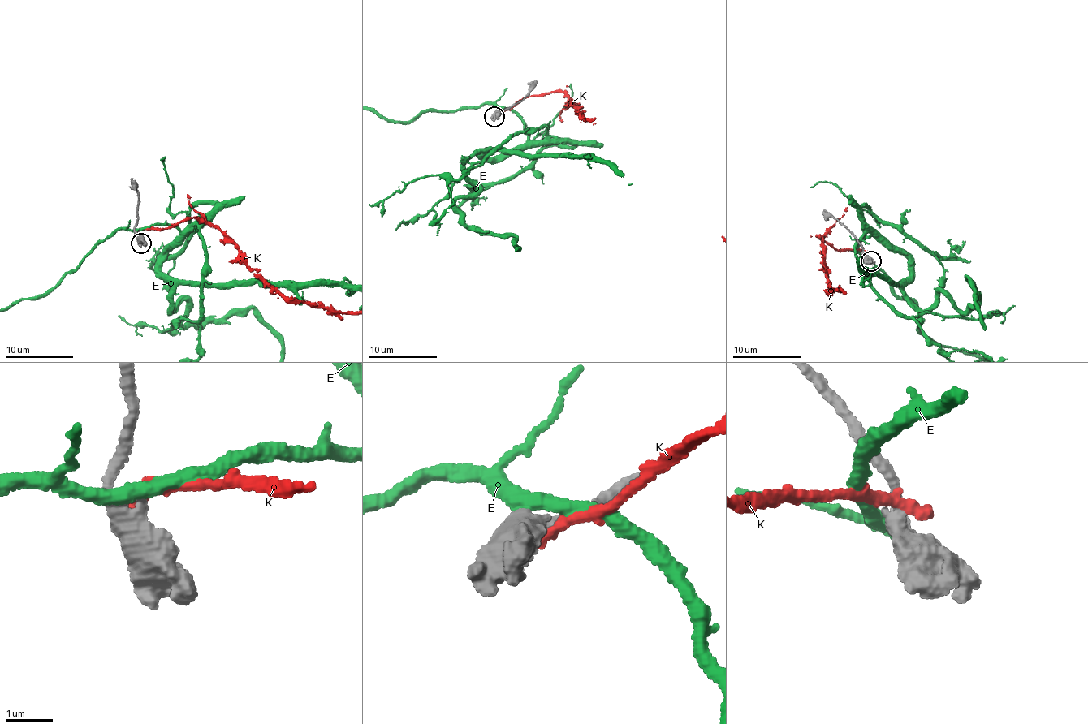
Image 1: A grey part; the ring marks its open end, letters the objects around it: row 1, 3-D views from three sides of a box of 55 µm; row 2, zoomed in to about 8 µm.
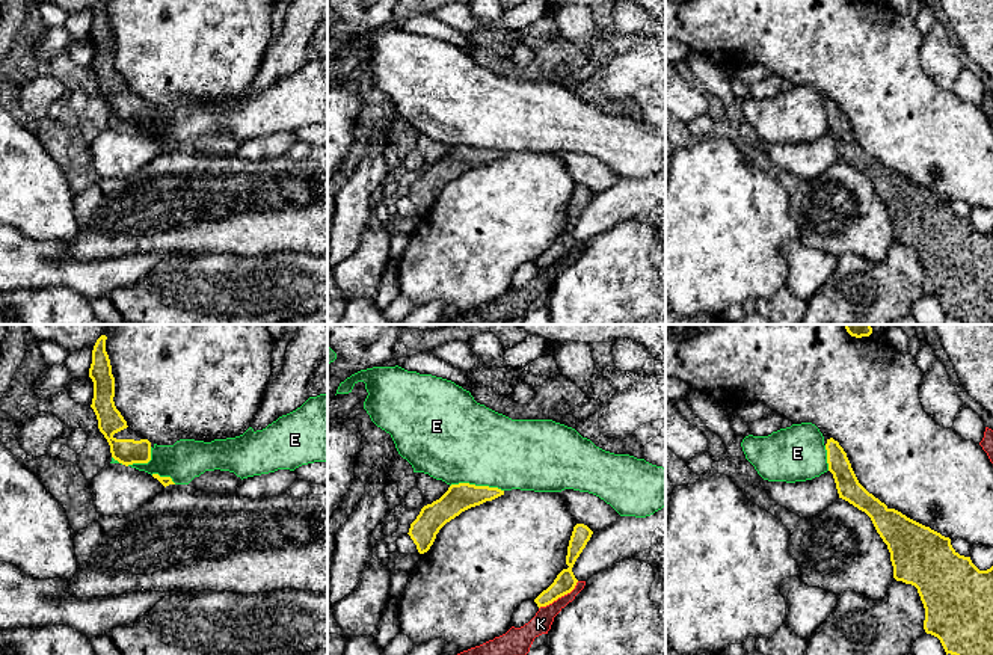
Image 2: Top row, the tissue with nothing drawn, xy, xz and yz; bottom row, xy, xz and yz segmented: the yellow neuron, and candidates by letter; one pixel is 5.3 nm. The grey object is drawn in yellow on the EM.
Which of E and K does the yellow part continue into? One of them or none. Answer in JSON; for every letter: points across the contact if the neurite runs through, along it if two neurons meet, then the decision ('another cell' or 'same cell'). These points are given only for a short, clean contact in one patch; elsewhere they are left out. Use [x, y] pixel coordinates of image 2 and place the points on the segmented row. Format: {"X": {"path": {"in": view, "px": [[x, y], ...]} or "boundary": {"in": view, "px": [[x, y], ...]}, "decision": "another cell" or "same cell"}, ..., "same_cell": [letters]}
{"E": {"boundary": {"in": "xz", "px": [[450, 485], [488, 485], [503, 491]]}, "decision": "another cell"}, "K": {"boundary": {"in": "xz", "px": [[578, 581], [569, 592], [539, 608]]}, "decision": "another cell"}, "same_cell": []}

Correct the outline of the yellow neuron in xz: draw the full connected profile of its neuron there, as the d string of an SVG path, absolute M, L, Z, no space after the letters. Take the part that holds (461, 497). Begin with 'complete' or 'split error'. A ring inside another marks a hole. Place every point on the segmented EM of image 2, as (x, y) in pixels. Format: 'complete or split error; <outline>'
complete; M469 483L451 484L448 490L432 504L421 509L417 519L410 524L409 536L417 545L420 554L424 554L433 545L439 530L459 516L462 512L492 501L504 495L504 490L489 486L475 486Z

